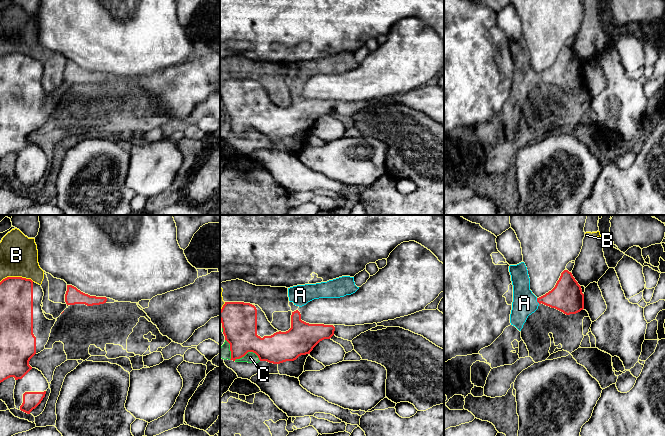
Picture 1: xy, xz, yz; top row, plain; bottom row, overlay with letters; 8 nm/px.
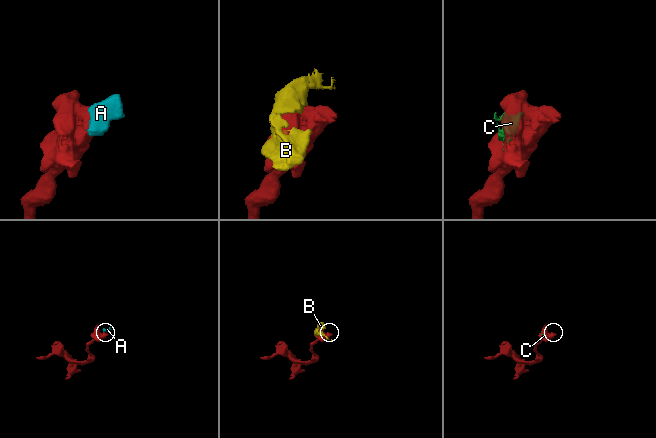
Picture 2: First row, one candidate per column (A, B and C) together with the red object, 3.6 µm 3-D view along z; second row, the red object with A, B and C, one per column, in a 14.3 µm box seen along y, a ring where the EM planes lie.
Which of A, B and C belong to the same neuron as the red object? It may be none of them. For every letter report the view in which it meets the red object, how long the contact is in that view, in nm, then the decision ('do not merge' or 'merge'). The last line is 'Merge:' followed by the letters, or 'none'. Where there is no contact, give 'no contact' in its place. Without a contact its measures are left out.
A: yz | 50 nm | merge
B: xy | 280 nm | do not merge
C: xz | 220 nm | do not merge
Merge: A

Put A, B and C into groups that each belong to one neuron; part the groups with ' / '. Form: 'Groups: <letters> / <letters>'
Groups: A / B C

